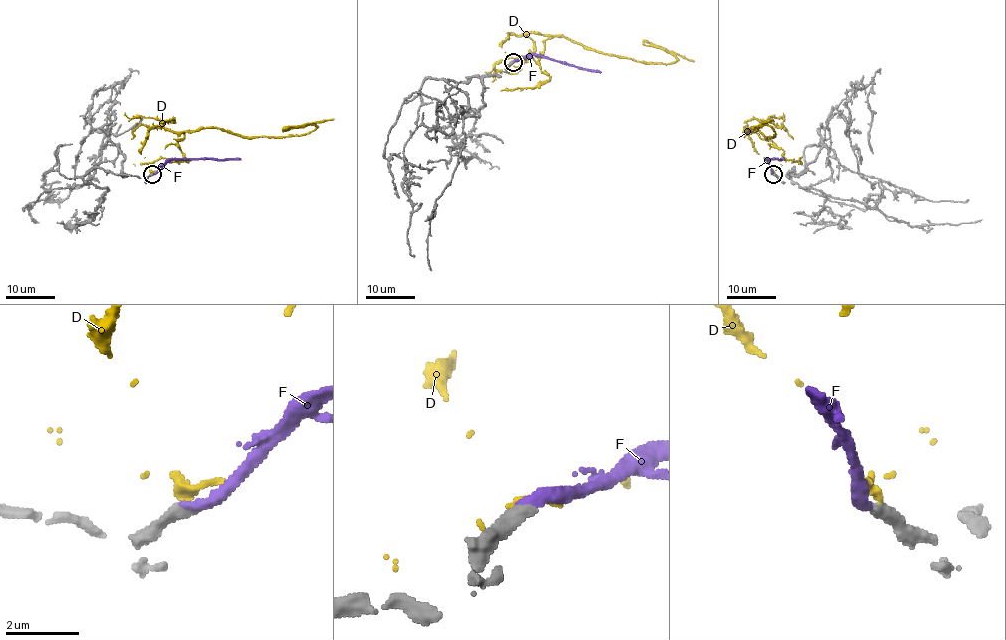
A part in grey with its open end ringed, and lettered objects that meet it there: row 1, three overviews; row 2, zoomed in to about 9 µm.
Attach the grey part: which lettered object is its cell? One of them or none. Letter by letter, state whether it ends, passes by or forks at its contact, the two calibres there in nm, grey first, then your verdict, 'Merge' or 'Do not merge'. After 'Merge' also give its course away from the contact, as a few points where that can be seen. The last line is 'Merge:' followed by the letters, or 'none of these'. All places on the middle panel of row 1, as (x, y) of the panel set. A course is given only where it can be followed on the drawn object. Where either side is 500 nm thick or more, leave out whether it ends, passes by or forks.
D: It ends there. Thickness 440 nm (grey) against 280 nm. Do not merge
F: It ends there. Thickness 400 nm (grey) against 300 nm. Merge. Its course: (512, 62), (541, 55), (601, 72)
Merge: F

